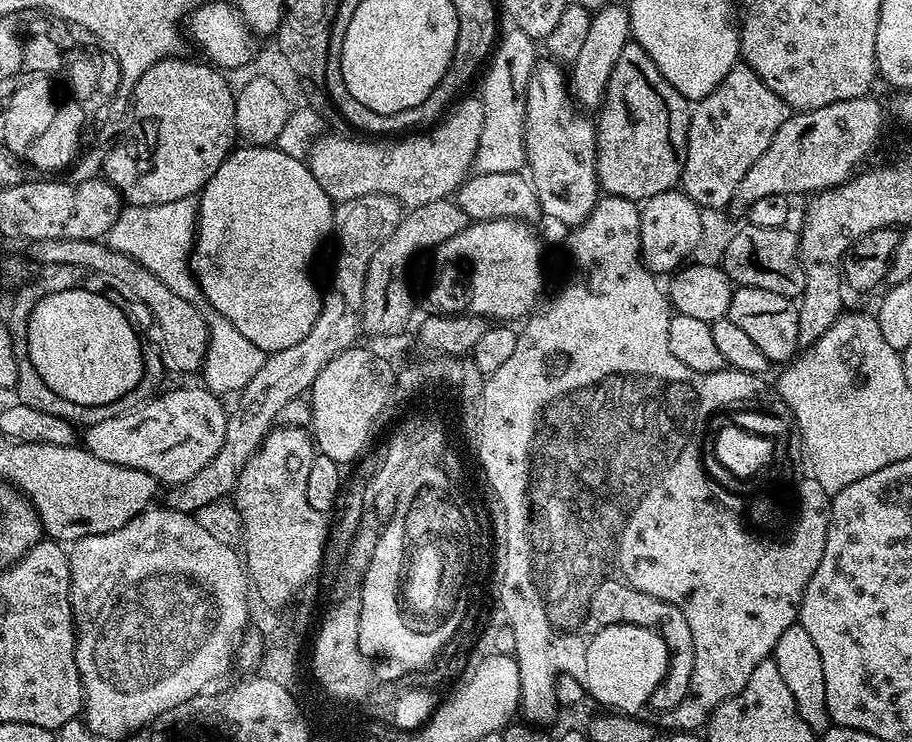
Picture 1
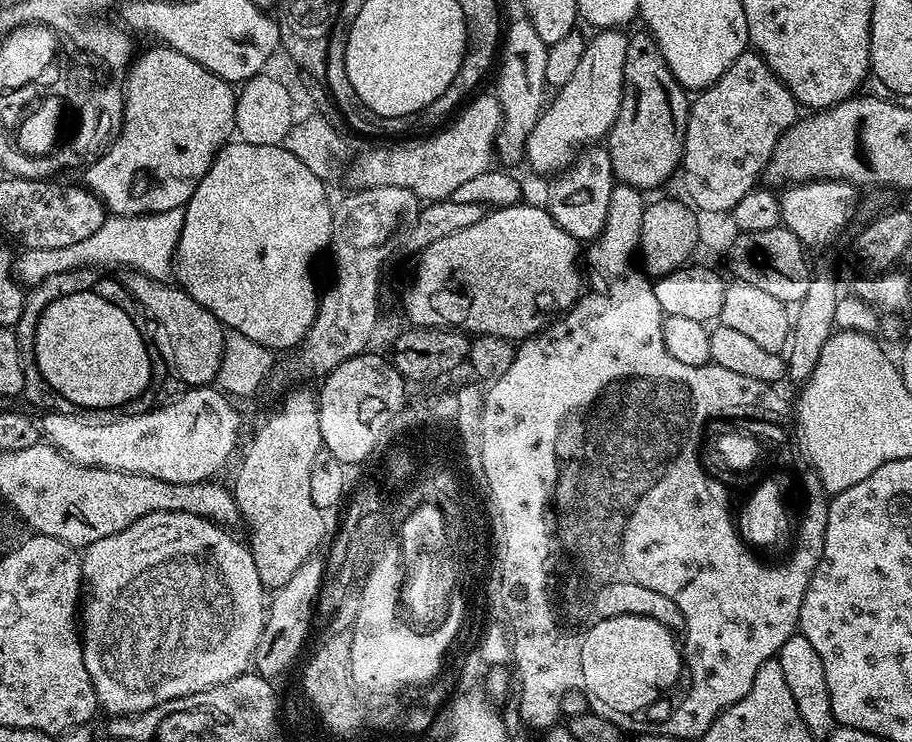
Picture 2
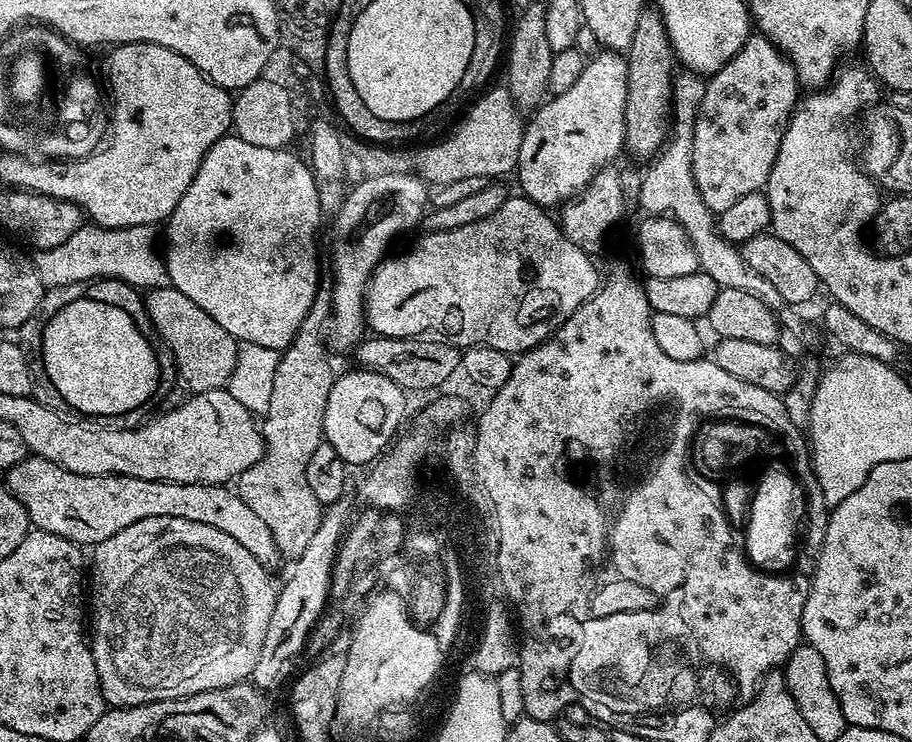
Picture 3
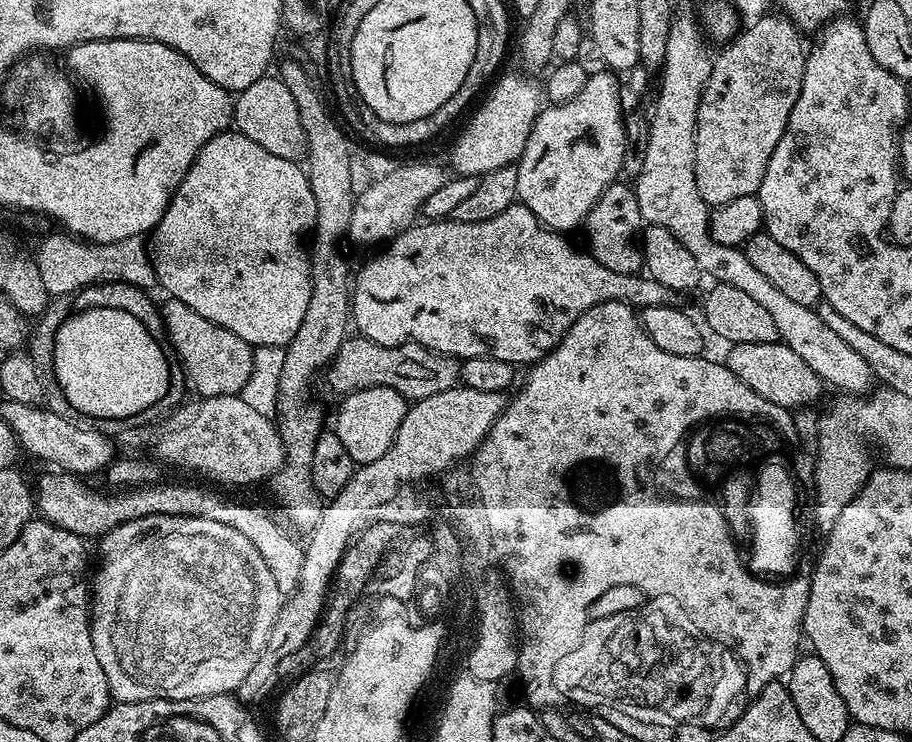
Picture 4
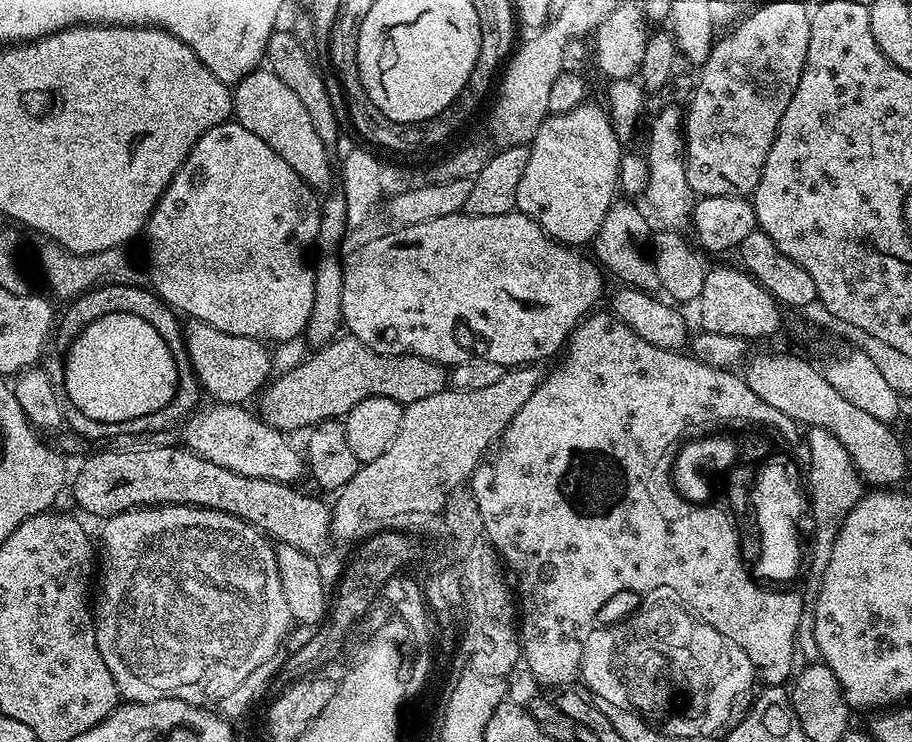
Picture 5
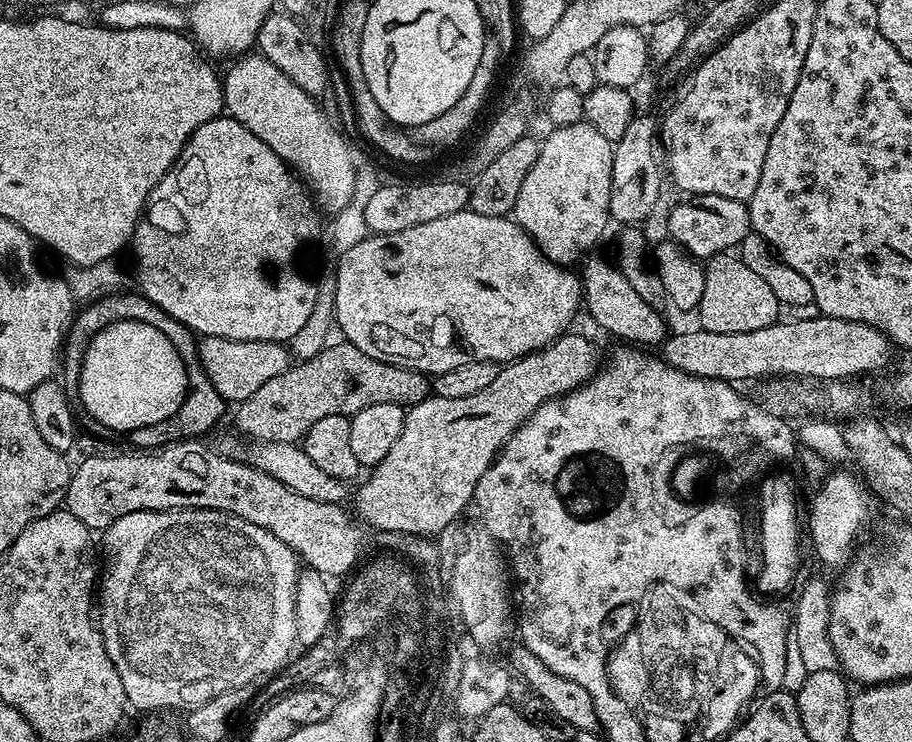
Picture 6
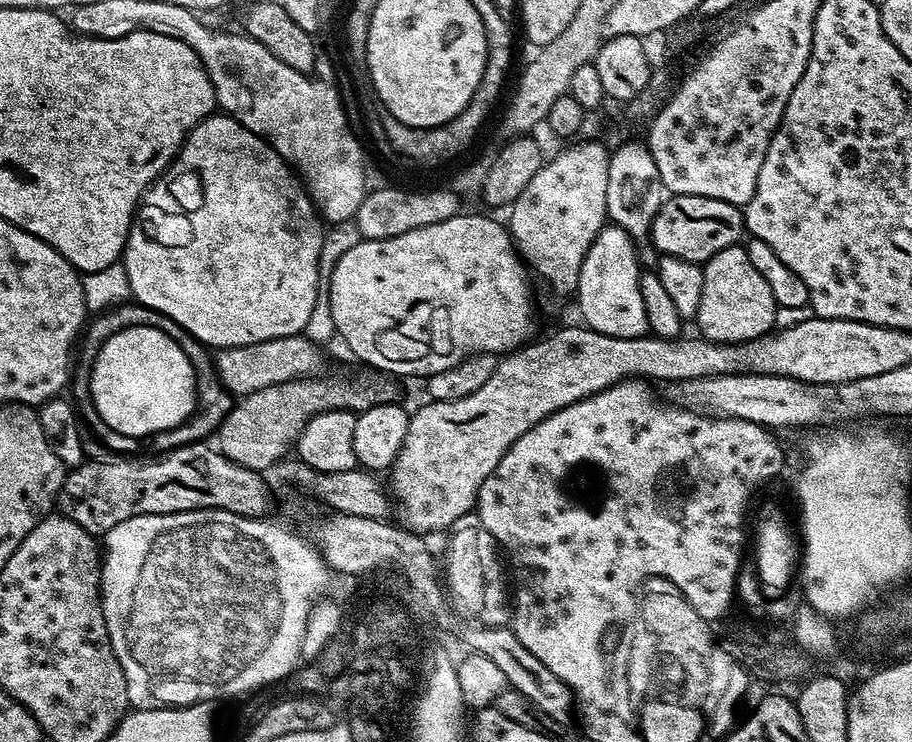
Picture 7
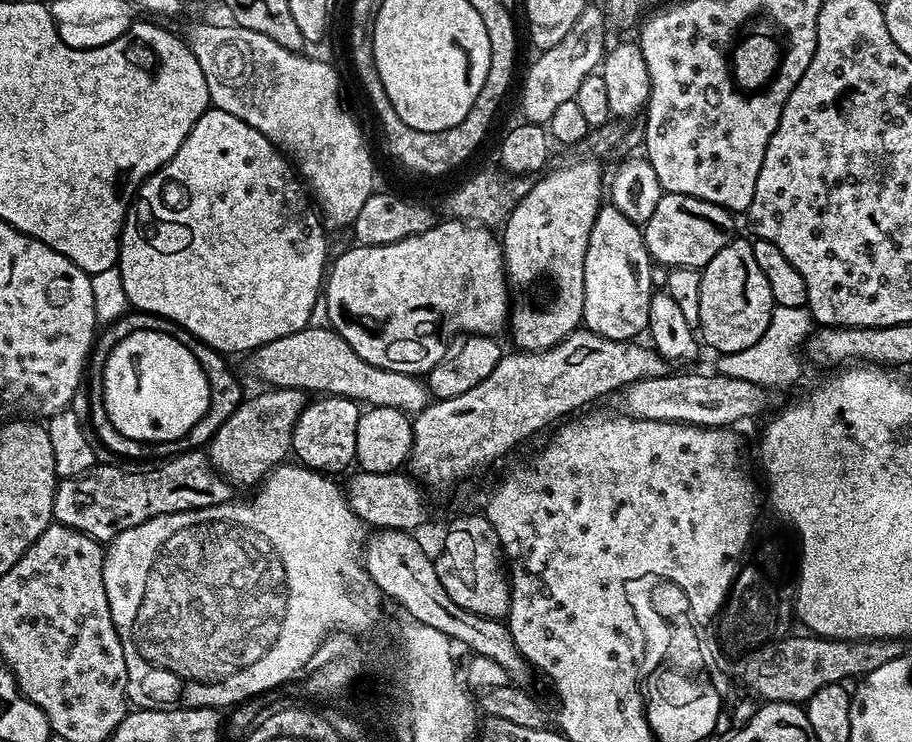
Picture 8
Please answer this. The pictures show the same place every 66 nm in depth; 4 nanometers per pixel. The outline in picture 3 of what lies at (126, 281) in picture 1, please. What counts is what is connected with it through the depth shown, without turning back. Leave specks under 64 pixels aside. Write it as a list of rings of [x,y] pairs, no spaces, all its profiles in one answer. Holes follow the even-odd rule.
[[[157,286],[147,289],[144,305],[148,311],[148,324],[156,327],[162,343],[176,359],[176,380],[185,388],[185,393],[197,396],[206,390],[227,388],[230,374],[234,374],[238,341],[202,306],[197,306],[182,290],[171,286]]]

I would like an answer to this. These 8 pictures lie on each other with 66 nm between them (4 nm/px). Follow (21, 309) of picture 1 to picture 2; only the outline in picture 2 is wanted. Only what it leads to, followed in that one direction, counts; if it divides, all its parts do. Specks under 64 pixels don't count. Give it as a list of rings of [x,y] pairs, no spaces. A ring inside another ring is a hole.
[[[75,268],[72,271],[62,271],[59,274],[52,274],[48,278],[43,279],[42,282],[33,285],[25,293],[22,314],[12,327],[15,334],[15,341],[18,342],[19,361],[22,362],[23,366],[24,390],[22,398],[34,406],[39,405],[43,411],[70,413],[72,408],[66,402],[56,400],[56,397],[53,396],[53,391],[47,388],[47,385],[39,377],[40,371],[37,368],[36,351],[34,350],[34,338],[37,337],[38,322],[41,320],[41,316],[50,302],[58,301],[61,297],[69,297],[70,294],[91,292],[95,289],[99,279],[100,274],[97,269]]]

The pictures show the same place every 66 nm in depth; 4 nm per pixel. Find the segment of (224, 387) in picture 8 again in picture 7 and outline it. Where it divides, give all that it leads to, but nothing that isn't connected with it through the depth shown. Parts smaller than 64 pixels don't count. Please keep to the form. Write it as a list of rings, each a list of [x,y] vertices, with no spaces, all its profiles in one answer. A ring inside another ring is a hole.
[[[135,302],[127,304],[119,304],[117,308],[107,308],[105,312],[93,315],[87,321],[86,327],[83,329],[82,335],[78,340],[78,351],[75,353],[75,364],[70,373],[70,393],[71,399],[74,401],[75,407],[78,409],[78,416],[81,421],[96,436],[104,439],[104,444],[108,448],[113,448],[116,454],[132,454],[138,444],[137,437],[123,436],[117,432],[111,432],[102,422],[102,418],[97,412],[92,412],[92,404],[88,404],[88,388],[84,388],[84,384],[88,384],[88,370],[93,361],[94,355],[98,350],[102,350],[104,340],[110,338],[114,332],[122,330],[129,326],[143,326],[145,328],[162,328],[168,336],[173,336],[178,346],[182,346],[182,354],[186,354],[186,358],[190,358],[190,366],[192,367],[192,375],[196,386],[196,410],[193,412],[189,420],[185,420],[179,428],[175,429],[174,440],[175,447],[181,448],[187,444],[195,444],[197,442],[207,441],[208,435],[215,433],[219,429],[220,424],[226,418],[226,414],[232,408],[234,397],[231,392],[224,389],[224,384],[218,378],[216,373],[216,365],[213,357],[210,355],[209,349],[201,344],[199,340],[195,340],[189,332],[182,326],[178,326],[178,322],[171,320],[166,314],[162,314],[158,310],[150,310],[146,306]]]

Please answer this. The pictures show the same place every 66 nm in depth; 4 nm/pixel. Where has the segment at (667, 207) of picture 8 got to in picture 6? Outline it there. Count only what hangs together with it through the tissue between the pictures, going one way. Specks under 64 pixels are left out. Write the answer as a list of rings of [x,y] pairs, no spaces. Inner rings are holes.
[[[718,194],[689,195],[681,204],[674,205],[668,216],[667,235],[697,258],[731,253],[739,249],[740,243],[751,231],[752,223],[747,203],[734,198],[722,198]]]

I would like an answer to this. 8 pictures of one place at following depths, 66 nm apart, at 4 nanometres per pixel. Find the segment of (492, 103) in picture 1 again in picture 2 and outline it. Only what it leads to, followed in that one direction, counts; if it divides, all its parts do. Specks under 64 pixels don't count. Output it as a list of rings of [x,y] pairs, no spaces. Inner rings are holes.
[[[520,18],[512,25],[507,25],[502,36],[502,51],[498,56],[498,71],[496,76],[496,89],[494,95],[504,112],[504,121],[500,124],[500,133],[496,136],[495,155],[499,163],[504,166],[516,164],[525,159],[524,147],[530,138],[530,130],[538,122],[541,112],[546,107],[544,91],[549,87],[546,82],[546,58],[548,45],[538,38],[538,30],[527,18]],[[500,68],[500,73],[499,72]]]

